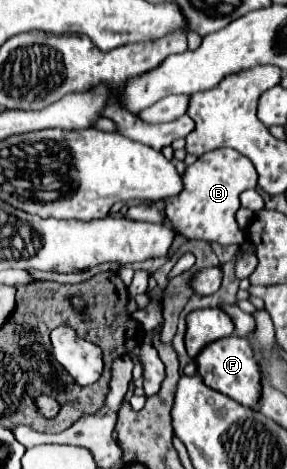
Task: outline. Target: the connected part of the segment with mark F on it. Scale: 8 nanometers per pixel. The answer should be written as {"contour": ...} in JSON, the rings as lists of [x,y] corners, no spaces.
{"contour":[[[231,334],[227,338],[215,340],[199,352],[195,362],[197,362],[197,372],[201,374],[203,382],[209,388],[233,398],[243,406],[255,408],[255,400],[259,400],[259,364],[255,360],[255,354],[247,338],[239,338]]]}

